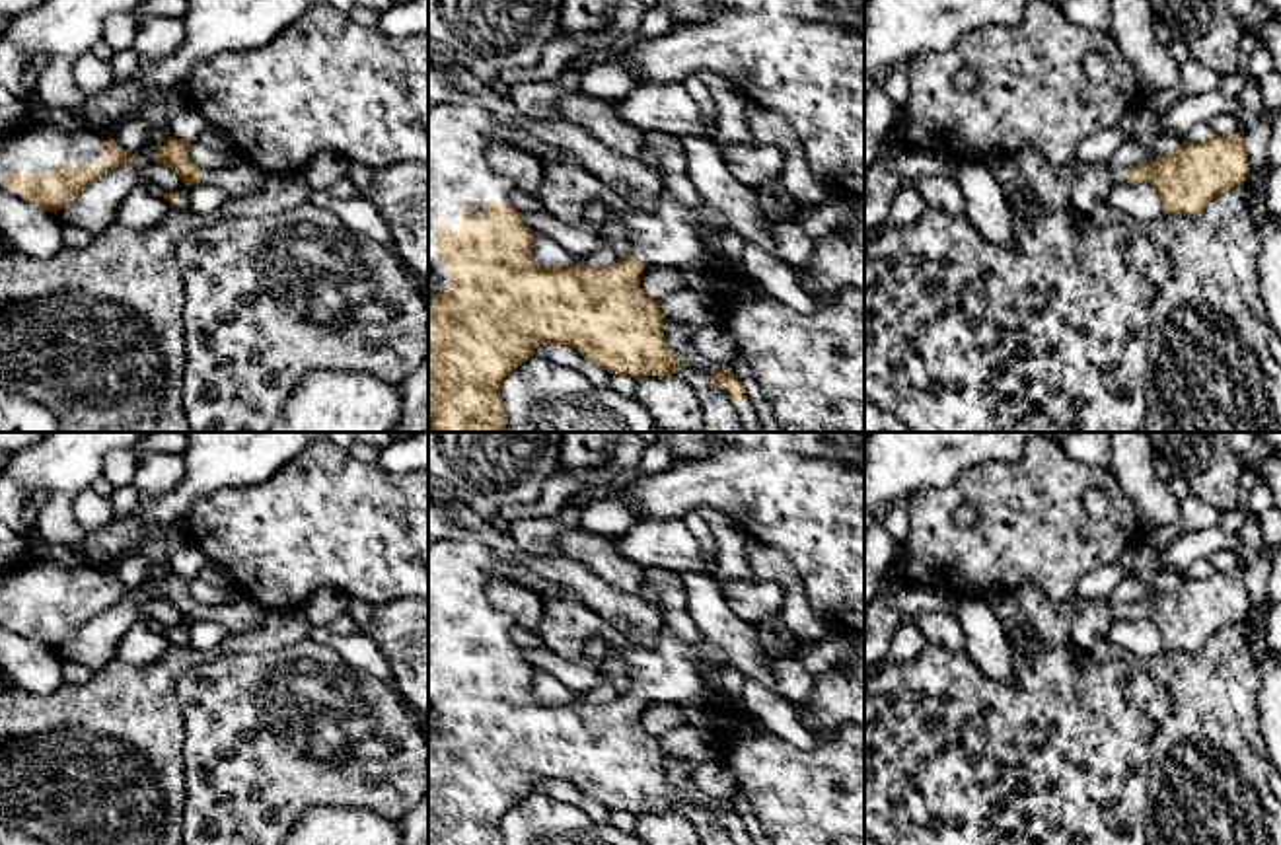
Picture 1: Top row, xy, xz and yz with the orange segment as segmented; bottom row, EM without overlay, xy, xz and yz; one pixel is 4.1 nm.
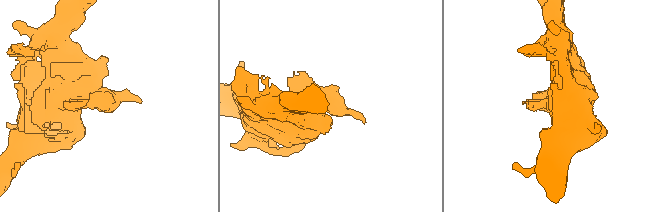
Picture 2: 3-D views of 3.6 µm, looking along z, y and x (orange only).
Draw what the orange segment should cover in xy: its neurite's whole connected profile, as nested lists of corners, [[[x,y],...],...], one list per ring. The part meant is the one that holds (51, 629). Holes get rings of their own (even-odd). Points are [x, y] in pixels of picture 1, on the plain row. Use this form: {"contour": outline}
{"contour": [[[23,559],[0,582],[0,627],[56,650],[125,598],[144,602],[119,580],[117,569]]]}

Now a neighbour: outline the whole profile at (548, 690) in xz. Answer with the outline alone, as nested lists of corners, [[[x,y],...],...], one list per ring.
[[[535,672],[533,695],[541,705],[567,705],[576,699],[574,691],[547,672]]]

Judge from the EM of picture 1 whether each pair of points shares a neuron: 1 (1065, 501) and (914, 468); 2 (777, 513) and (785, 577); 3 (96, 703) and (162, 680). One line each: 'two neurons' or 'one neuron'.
1: two neurons
2: two neurons
3: one neuron

